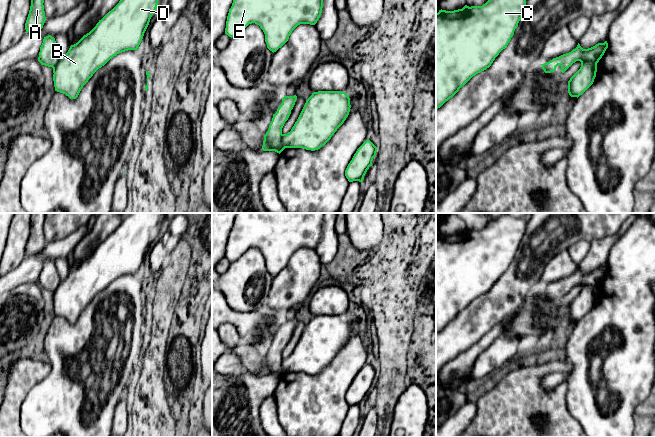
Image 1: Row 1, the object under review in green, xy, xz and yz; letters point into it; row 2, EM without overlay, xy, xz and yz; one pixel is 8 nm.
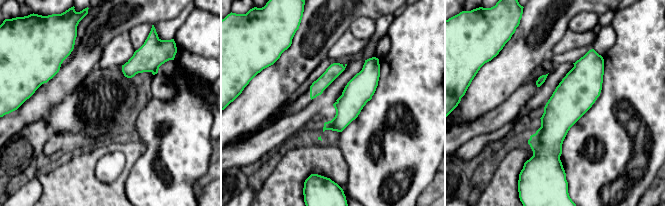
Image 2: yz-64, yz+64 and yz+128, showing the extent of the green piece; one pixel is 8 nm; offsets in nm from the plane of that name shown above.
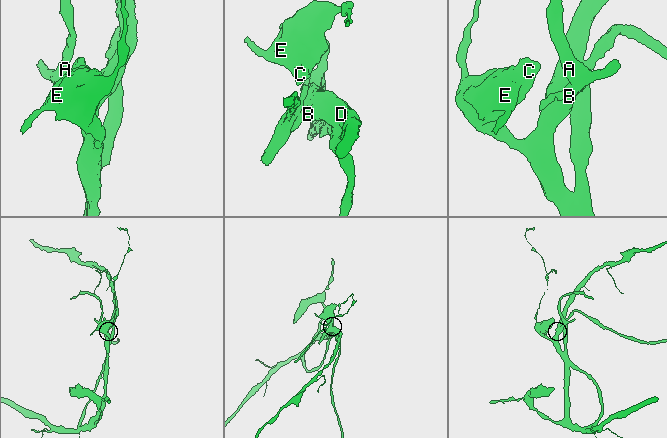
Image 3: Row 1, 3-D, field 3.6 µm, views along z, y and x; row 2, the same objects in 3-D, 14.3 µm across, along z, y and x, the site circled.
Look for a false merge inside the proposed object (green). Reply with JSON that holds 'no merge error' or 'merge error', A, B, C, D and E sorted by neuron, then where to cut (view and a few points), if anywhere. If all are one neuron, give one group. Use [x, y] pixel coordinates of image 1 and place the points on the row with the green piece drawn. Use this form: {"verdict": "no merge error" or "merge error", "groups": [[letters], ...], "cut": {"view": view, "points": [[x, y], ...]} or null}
{"verdict": "merge error", "groups": [["A"], ["B", "C", "D", "E"]], "cut": {"view": "yz", "points": [[581, 62], [588, 61], [596, 64]]}}

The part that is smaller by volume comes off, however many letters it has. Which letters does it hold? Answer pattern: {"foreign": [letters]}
{"foreign": ["A"]}

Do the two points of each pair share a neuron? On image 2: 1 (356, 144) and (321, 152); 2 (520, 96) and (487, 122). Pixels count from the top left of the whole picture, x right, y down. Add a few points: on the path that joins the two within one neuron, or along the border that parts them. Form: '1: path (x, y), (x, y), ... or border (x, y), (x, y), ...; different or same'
1: border (338, 145), (348, 170); different
2: path (512, 104), (495, 119); same

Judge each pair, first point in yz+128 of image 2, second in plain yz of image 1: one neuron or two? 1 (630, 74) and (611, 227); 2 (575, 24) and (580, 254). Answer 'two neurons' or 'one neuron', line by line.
1: two neurons
2: one neuron

